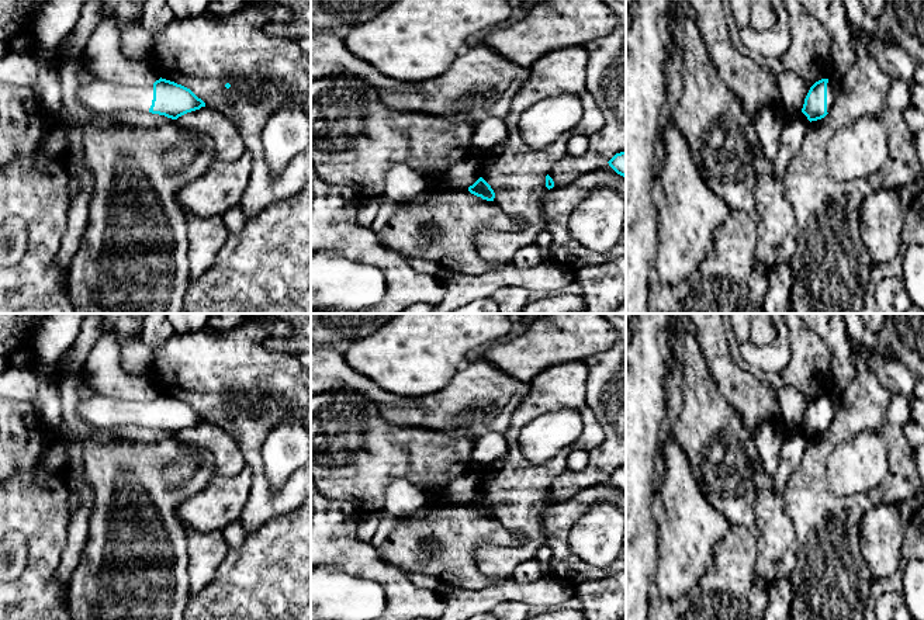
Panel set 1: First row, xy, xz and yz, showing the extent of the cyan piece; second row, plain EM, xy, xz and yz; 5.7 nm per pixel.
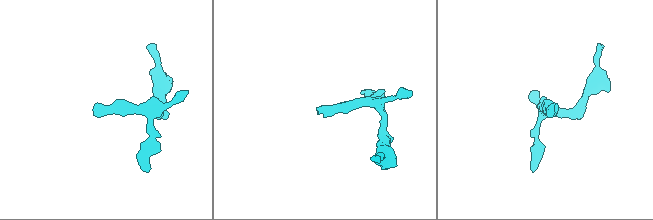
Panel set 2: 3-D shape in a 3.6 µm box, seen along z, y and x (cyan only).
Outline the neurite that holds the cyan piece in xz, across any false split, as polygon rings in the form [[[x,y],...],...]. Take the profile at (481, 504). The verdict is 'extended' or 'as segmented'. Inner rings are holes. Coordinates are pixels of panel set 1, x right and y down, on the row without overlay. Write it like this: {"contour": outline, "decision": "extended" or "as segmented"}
{"contour": [[[480,492],[473,500],[470,500],[468,506],[487,516],[494,516],[495,513],[494,505],[482,492]]], "decision": "as segmented"}

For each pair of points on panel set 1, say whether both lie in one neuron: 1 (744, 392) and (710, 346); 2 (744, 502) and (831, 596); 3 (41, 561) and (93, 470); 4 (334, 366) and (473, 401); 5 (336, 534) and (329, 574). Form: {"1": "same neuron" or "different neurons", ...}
{"1": "same neuron", "2": "different neurons", "3": "different neurons", "4": "same neuron", "5": "different neurons"}

